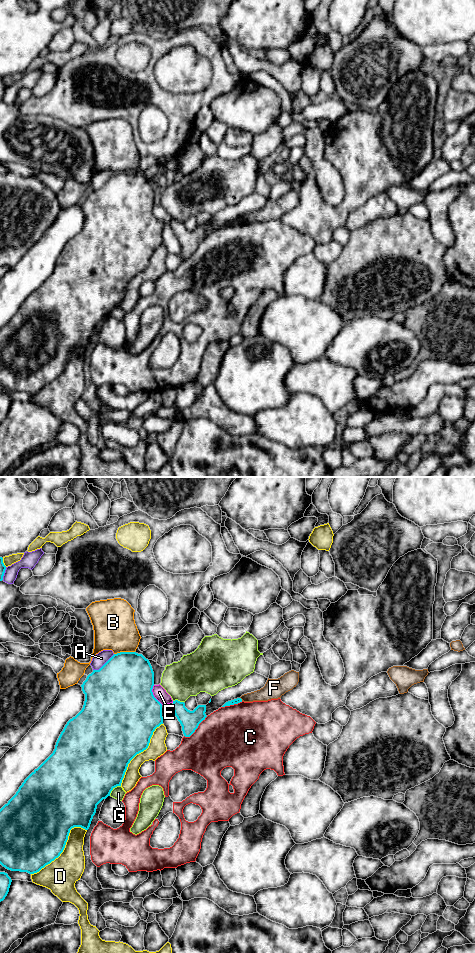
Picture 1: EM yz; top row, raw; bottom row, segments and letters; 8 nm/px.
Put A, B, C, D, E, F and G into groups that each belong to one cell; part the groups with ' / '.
A / B / C / D F / E / G

